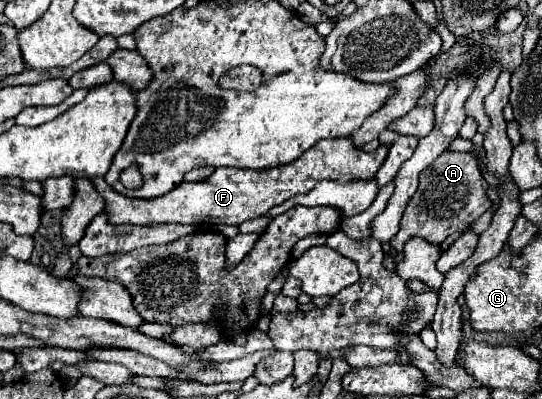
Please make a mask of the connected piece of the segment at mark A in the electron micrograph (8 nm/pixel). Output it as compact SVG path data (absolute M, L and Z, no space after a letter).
M444 151L428 169L422 171L418 191L410 199L400 221L400 231L392 237L390 247L402 251L404 241L410 237L422 237L440 245L448 235L468 231L468 227L490 209L490 205L492 203L486 197L486 181L482 179L476 157L472 153Z

